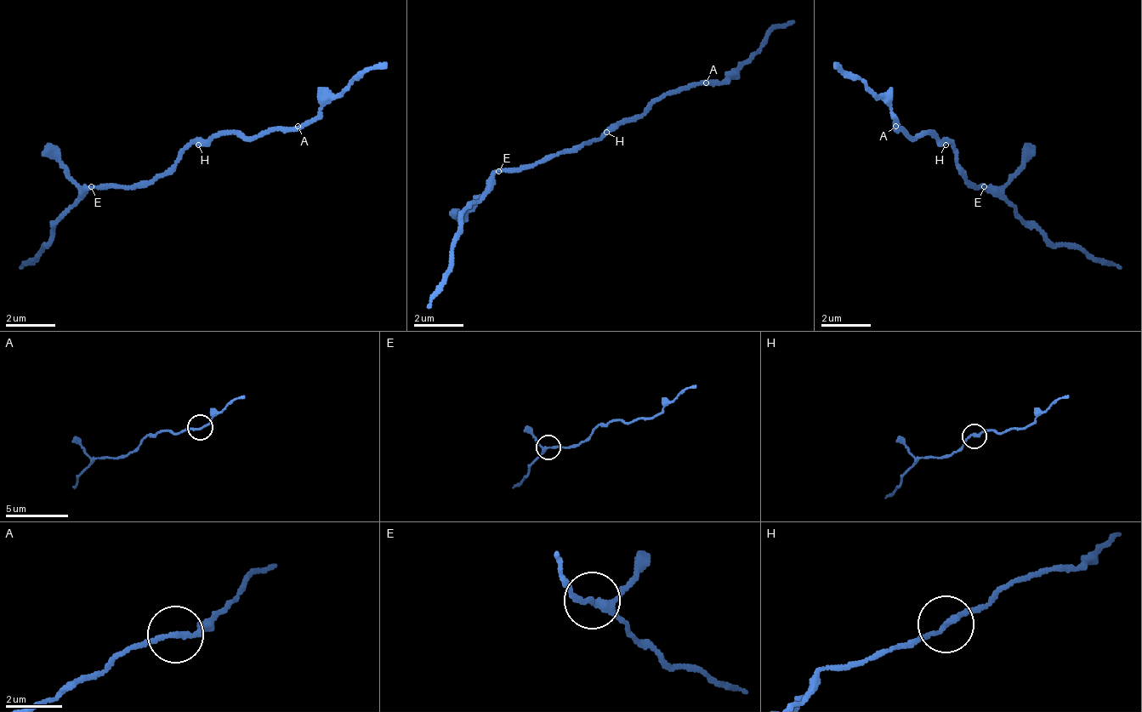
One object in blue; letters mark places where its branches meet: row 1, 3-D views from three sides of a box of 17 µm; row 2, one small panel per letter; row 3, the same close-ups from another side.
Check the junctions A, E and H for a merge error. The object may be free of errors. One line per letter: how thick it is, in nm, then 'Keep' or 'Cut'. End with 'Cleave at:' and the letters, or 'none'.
A: Thickness 180 nm. Keep
E: Thickness 180 nm. Keep
H: Thickness 180 nm. Keep
Cleave at: none

